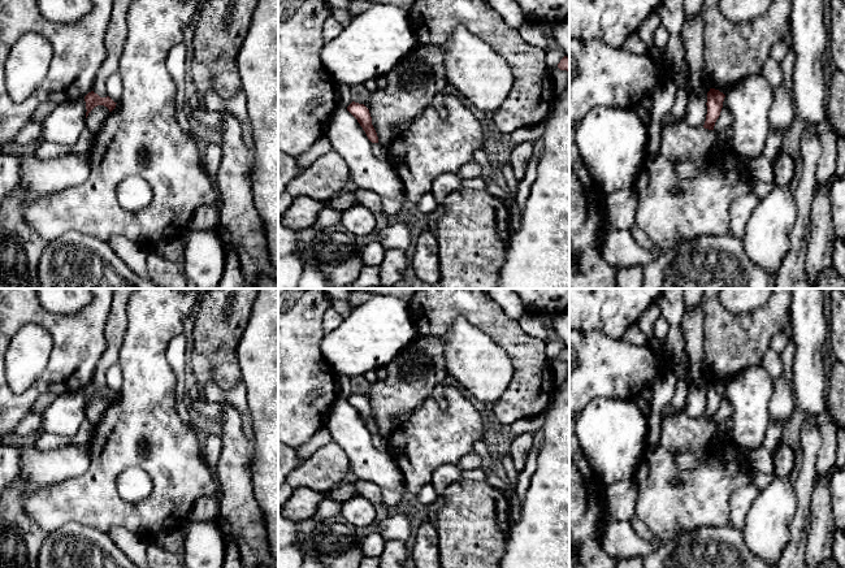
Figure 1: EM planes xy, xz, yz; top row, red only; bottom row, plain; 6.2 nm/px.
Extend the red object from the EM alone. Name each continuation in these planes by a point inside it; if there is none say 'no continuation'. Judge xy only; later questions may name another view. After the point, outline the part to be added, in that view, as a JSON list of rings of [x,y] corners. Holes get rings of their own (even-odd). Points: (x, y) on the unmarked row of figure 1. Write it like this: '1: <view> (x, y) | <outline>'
no continuation

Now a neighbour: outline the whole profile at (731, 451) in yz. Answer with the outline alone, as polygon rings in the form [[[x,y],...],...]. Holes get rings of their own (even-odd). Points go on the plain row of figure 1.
[[[732,442],[724,445],[720,450],[720,454],[724,461],[731,461],[731,460],[746,459],[749,451],[738,447]]]

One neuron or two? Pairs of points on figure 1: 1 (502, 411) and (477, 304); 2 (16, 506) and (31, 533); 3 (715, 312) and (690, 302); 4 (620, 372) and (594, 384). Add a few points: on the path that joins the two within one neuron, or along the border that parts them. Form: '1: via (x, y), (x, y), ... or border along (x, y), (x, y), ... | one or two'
1: via (521, 385), (521, 348), (503, 330) | one
2: via (16, 512), (16, 517), (25, 527) | one
3: border along (700, 302), (701, 304) | two
4: via (614, 372), (606, 372), (601, 377) | one

